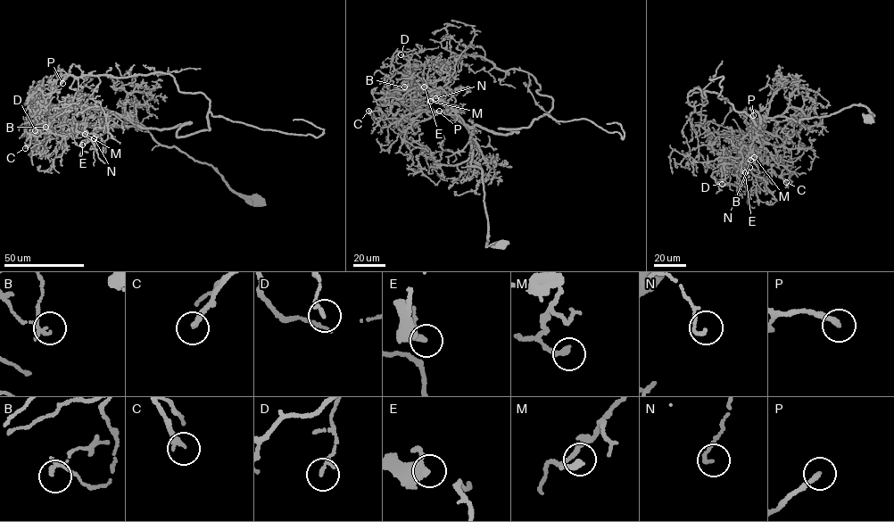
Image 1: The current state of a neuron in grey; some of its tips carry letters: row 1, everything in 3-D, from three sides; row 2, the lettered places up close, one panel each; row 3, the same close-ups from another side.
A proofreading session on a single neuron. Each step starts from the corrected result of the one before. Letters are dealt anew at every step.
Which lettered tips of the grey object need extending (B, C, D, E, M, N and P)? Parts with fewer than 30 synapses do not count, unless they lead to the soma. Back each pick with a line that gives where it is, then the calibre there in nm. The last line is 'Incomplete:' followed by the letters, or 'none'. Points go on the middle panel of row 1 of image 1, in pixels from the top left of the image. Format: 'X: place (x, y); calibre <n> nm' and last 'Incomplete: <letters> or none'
Incomplete: none

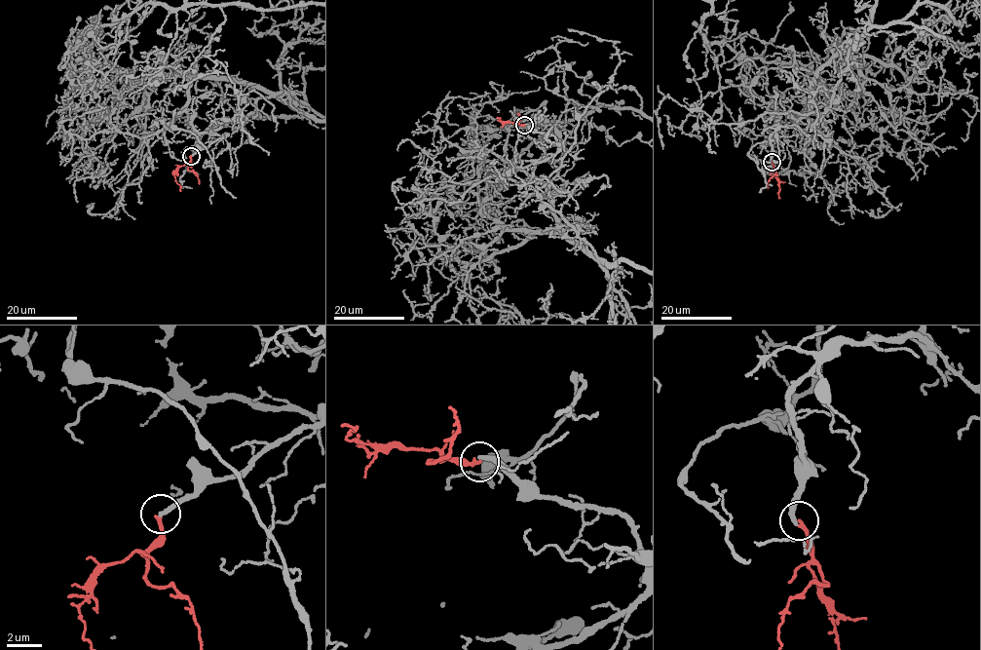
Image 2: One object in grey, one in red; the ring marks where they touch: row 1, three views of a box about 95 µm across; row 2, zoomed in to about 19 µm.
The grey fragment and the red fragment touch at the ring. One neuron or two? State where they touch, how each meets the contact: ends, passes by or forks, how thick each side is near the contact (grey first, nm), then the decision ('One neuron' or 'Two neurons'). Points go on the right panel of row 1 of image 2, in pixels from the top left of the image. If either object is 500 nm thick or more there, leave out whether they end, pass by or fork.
Place: (772, 162). At the ring grey ends. At the ring red ends. Thickness 260 nm (grey) against 240 nm. Two neurons

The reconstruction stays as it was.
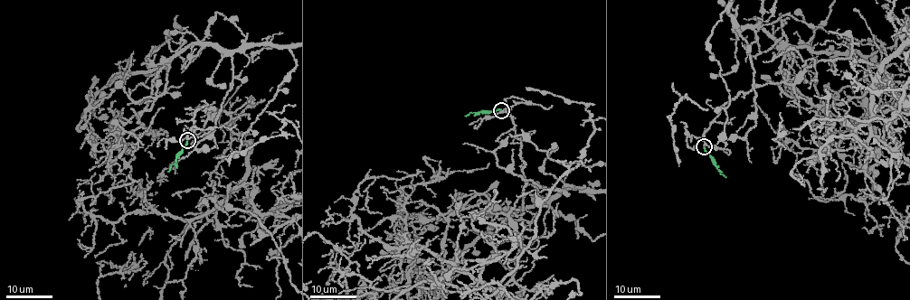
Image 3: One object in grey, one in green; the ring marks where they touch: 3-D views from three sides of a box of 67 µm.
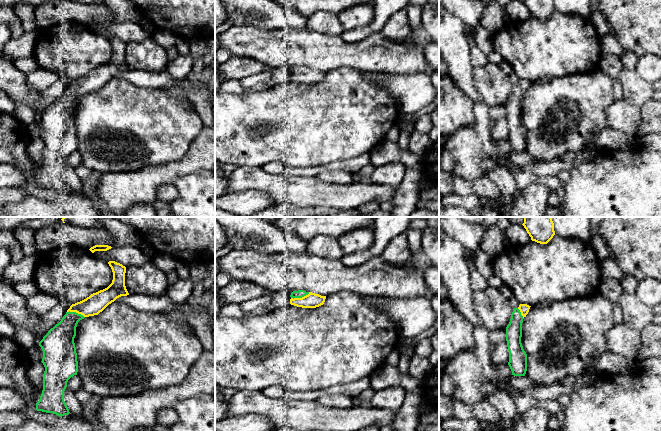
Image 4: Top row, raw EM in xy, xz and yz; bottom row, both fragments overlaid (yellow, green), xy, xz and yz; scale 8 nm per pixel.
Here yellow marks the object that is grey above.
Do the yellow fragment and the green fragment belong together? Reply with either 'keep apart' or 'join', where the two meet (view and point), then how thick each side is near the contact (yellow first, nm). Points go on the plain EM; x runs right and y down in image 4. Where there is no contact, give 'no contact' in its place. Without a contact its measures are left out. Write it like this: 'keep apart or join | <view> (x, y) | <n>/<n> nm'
join | xz (300, 74) | 120/60 nm

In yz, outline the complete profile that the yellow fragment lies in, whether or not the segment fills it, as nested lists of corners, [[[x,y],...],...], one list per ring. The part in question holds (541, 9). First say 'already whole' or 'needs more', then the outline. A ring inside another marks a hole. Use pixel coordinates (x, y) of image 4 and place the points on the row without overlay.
already whole; [[[522,0],[532,17],[547,20],[555,11],[554,0]]]

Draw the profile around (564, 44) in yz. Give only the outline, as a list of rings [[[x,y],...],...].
[[[557,10],[547,20],[530,17],[515,25],[505,25],[492,35],[493,50],[501,55],[520,80],[535,82],[543,77],[590,72],[598,67],[600,37],[592,20],[586,16]]]

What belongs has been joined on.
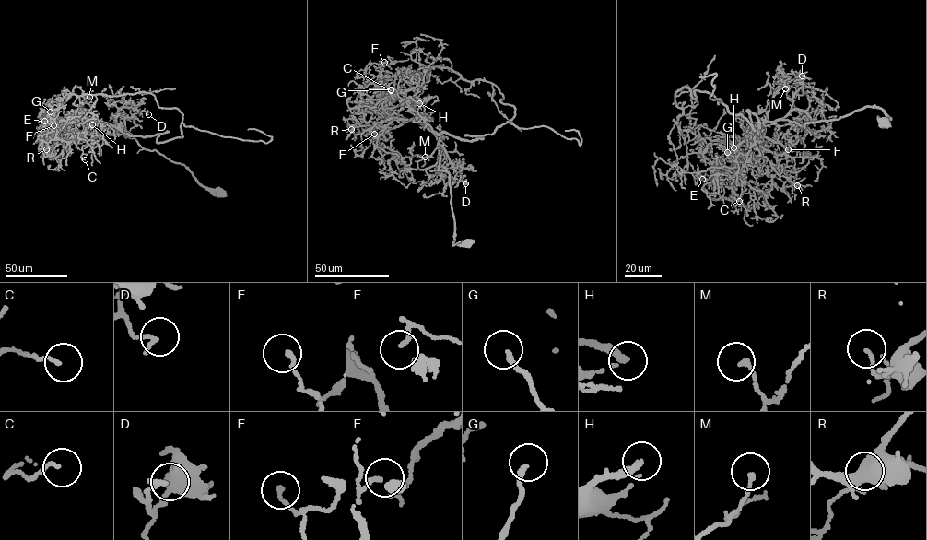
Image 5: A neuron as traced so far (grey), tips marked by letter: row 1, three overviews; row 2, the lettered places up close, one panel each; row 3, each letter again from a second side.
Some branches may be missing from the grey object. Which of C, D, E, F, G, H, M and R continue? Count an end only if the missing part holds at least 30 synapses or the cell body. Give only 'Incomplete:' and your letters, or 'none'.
Incomplete: G, H

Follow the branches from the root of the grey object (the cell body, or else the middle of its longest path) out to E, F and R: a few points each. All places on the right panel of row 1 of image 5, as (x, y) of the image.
E: (884, 123), (885, 112), (868, 106), (805, 128), (767, 122), (754, 134), (758, 157), (702, 179)
F: (884, 123), (889, 123), (885, 112), (868, 106), (805, 128), (767, 122), (754, 134), (788, 149)
R: (884, 123), (889, 123), (885, 112), (868, 106), (805, 128), (787, 120), (763, 123), (754, 134), (797, 185)

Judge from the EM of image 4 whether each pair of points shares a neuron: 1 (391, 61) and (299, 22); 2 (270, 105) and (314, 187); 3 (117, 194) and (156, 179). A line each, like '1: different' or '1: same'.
1: different
2: different
3: same

